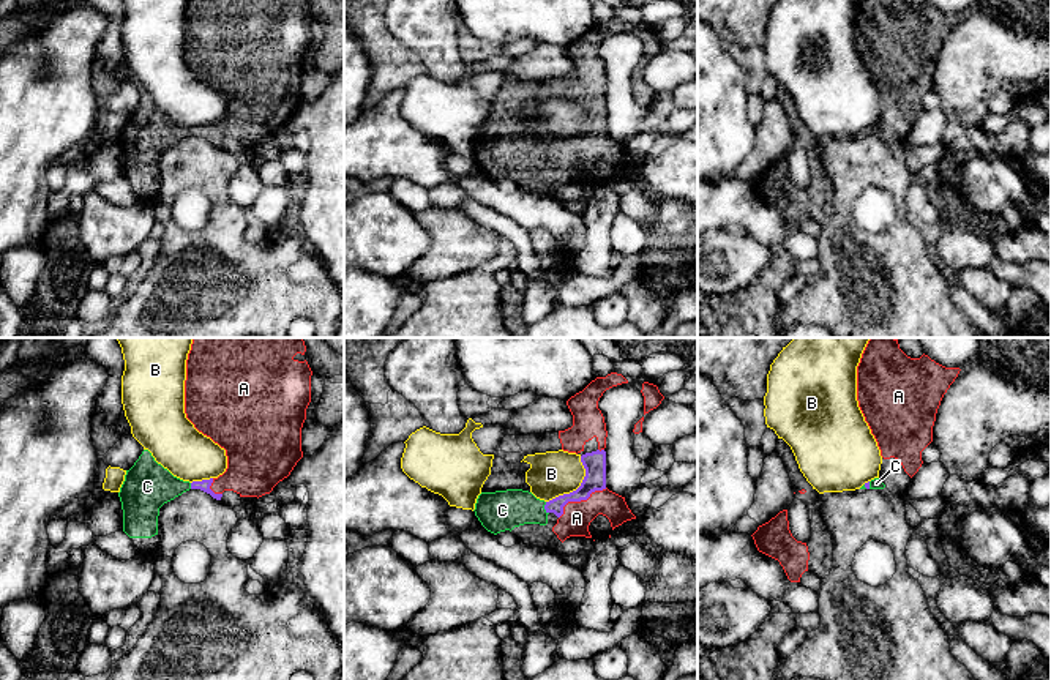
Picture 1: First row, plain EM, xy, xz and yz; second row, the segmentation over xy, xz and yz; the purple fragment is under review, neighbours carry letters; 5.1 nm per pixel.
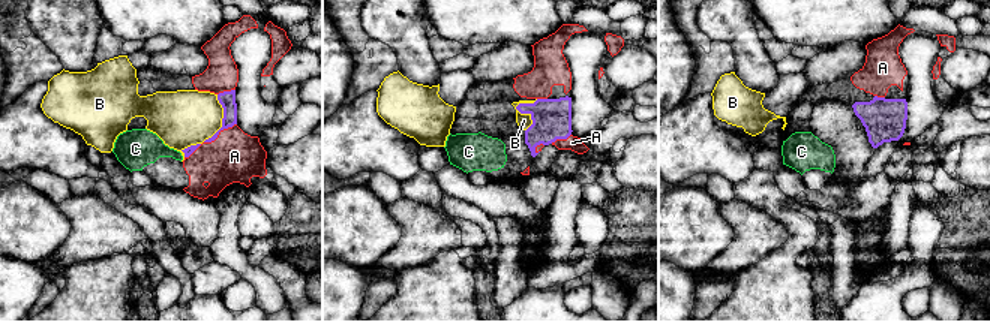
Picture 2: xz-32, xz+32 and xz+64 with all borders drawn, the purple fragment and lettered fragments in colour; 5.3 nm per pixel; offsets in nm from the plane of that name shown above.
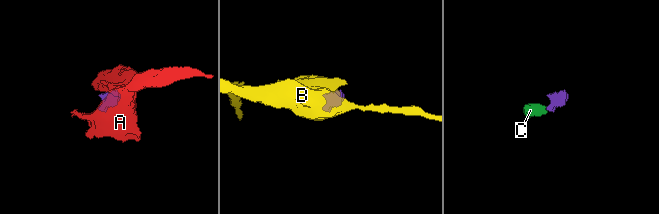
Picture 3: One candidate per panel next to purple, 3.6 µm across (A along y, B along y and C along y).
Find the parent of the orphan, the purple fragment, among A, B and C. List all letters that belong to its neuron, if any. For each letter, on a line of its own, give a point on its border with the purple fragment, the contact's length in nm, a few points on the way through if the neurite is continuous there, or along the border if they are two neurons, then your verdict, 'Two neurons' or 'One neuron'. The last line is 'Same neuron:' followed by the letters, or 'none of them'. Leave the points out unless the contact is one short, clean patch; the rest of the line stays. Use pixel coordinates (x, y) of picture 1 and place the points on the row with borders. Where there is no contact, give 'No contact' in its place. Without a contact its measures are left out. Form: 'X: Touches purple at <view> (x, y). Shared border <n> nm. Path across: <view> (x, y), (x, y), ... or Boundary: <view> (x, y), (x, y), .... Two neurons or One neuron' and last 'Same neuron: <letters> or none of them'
A: Touches purple at xz (579, 500). Shared border 300 nm. One neuron
B: Touches purple at xz (578, 488). Shared border 300 nm. Boundary: xz (581, 456), (583, 481), (575, 489), (546, 502). Two neurons
C: Touches purple at xz (545, 508). Shared border 70 nm. Path across: xz (587, 486), (579, 494), (545, 508), (502, 510). One neuron
Same neuron: A, C

